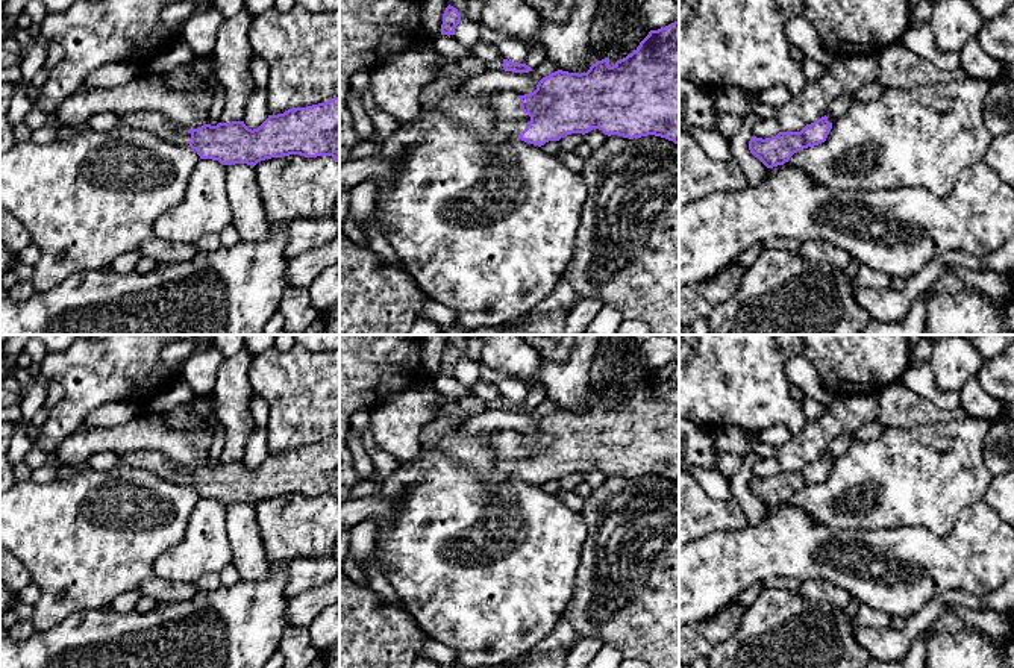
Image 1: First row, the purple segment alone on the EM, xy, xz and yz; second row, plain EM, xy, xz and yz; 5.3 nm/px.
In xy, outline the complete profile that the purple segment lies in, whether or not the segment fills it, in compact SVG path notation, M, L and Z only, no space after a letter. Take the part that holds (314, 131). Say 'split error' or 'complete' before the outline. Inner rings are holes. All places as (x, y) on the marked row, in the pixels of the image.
split error | M340 97L268 115L253 130L244 121L205 124L186 130L155 111L124 114L120 121L165 141L188 145L200 159L218 161L223 165L255 167L261 161L289 155L332 156L340 164Z

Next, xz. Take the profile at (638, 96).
split error | M679 20L650 30L631 55L612 67L605 58L587 73L558 70L543 77L534 92L518 95L503 91L493 97L493 103L502 135L538 147L593 129L629 139L655 135L679 145Z

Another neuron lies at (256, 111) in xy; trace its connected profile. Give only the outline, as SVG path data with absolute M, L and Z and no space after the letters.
M256 85L255 92L247 100L244 124L249 129L258 129L268 118L268 89Z

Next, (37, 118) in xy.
M33 106L26 118L24 123L32 129L32 130L39 130L42 127L55 126L56 127L56 139L71 139L77 130L73 127L68 127L65 124L58 124L55 121L55 115L44 112L42 109Z

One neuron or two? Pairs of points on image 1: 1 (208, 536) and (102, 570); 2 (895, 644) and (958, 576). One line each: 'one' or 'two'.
1: two
2: two

